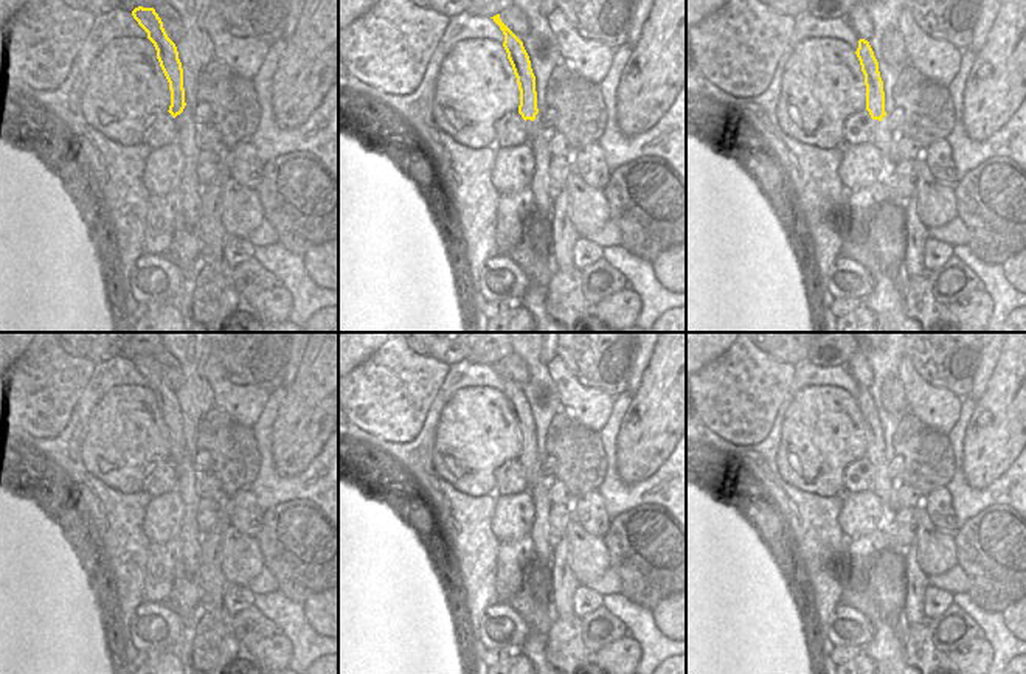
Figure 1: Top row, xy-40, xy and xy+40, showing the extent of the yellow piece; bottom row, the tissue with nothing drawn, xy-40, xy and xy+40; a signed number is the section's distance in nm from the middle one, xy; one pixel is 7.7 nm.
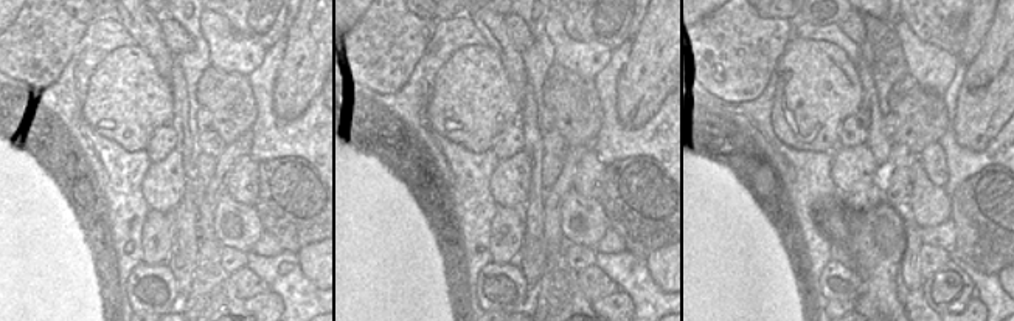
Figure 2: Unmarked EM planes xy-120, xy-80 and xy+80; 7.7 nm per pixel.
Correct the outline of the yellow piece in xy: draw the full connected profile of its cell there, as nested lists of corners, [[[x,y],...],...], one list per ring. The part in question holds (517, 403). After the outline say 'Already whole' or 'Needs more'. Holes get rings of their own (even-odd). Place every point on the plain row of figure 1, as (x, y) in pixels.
[[[500,362],[490,365],[503,379],[503,394],[512,413],[520,438],[518,461],[525,467],[526,481],[529,488],[536,486],[542,477],[542,464],[537,457],[536,424],[531,416],[529,404],[523,390],[501,370]]]. Needs more

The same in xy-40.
[[[138,354],[132,359],[133,367],[147,380],[147,387],[157,398],[157,407],[169,430],[171,453],[169,461],[175,466],[186,453],[183,436],[183,416],[175,391],[168,385],[163,370],[154,356]]]. Already whole

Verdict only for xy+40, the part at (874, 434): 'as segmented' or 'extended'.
extended

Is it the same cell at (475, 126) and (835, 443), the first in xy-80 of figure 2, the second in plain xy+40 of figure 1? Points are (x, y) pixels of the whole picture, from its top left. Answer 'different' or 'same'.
same

